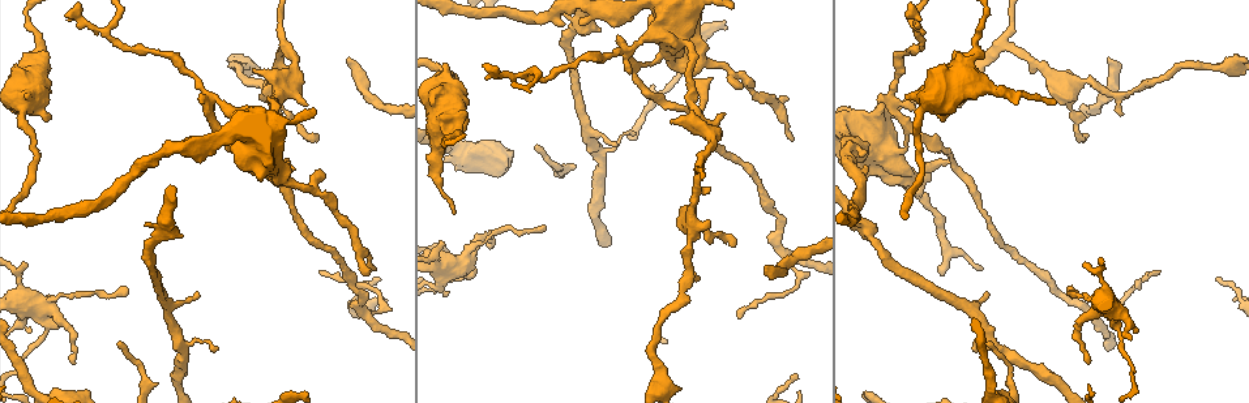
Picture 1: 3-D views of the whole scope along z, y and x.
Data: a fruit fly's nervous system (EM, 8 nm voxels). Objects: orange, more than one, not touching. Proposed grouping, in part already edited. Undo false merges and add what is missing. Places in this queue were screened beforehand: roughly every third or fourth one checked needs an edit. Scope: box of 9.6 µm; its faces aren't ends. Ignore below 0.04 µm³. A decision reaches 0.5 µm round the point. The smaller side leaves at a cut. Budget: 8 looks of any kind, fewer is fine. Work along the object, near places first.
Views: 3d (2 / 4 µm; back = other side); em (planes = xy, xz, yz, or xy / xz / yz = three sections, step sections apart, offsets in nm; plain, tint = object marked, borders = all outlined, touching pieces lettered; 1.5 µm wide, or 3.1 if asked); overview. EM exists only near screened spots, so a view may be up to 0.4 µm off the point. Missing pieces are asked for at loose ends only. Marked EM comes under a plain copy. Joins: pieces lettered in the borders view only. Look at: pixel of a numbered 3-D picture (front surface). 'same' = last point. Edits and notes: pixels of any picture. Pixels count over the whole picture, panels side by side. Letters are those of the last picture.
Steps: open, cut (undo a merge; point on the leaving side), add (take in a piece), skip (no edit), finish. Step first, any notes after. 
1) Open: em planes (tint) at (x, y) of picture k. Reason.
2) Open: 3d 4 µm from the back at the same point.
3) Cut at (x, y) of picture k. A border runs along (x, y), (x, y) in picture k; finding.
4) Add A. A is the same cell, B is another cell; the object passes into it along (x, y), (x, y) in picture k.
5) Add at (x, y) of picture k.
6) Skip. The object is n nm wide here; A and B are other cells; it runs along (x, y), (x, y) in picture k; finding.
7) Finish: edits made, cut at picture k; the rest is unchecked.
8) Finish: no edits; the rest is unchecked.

Open: em planes (borders) at (725, 113) of picture 1. Branch stops here.

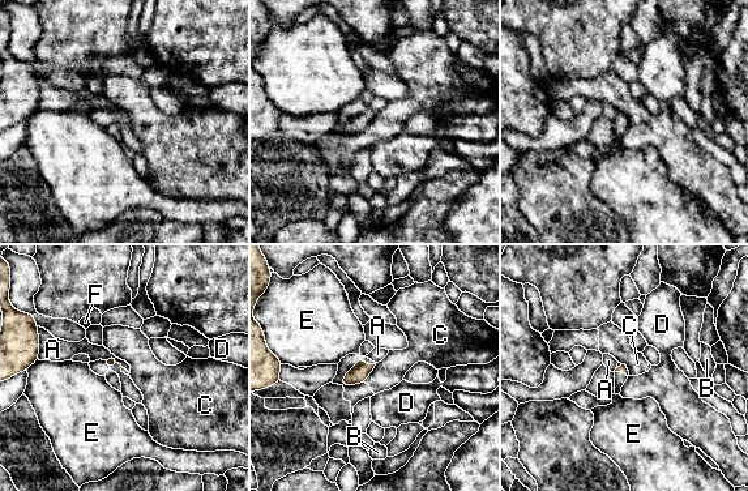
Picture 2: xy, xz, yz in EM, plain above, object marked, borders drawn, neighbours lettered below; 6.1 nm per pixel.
Skip. A, B, C, D, E and F are other cells; a border runs along (39, 340), (37, 358) in picture 2; none of them fits.

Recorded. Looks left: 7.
Open: em xy step 8 (tint) at (915, 117) of picture 1. Sudden change in width.

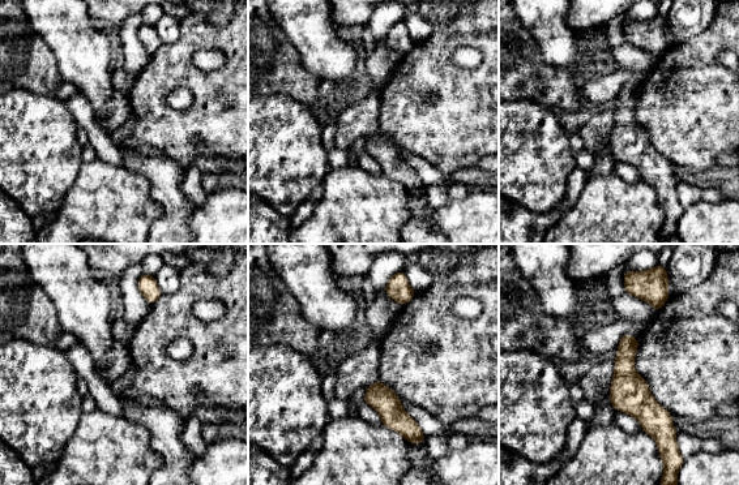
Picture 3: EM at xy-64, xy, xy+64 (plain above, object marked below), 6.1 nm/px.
Open: em planes (borders) at the same point. Another direction.

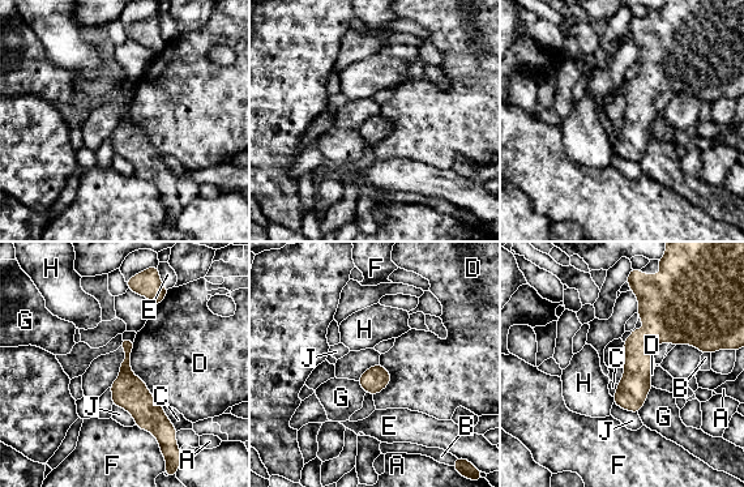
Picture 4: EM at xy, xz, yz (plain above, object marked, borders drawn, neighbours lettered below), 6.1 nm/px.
Skip. A, B, C, D, E, F, G, H and J are other cells; a border runs along (133, 341), (131, 370), (162, 406) in picture 4; continuous, no second cell.

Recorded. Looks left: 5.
Open: em planes (borders) at (438, 245) of picture 1. An open end.

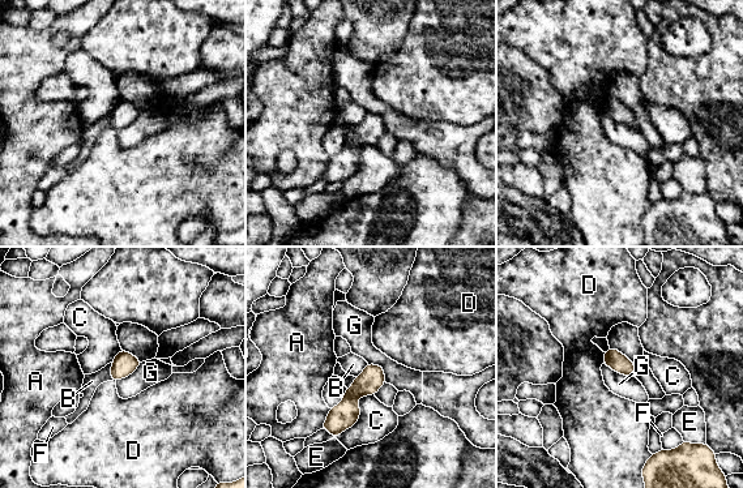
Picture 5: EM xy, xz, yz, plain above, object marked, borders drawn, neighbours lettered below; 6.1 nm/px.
Skip. A, B, C, D, E, F and G are other cells; no lettered piece goes on from it.

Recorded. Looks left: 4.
Finish: no edits; the rest is unchecked.

